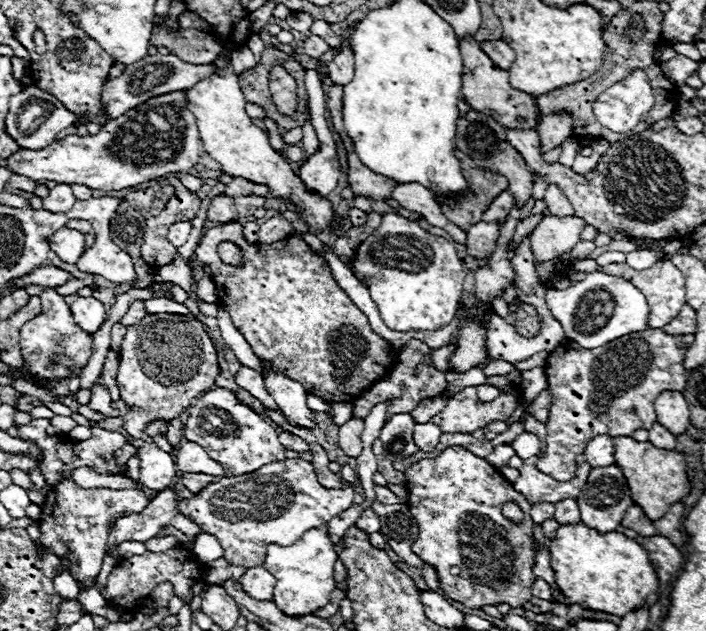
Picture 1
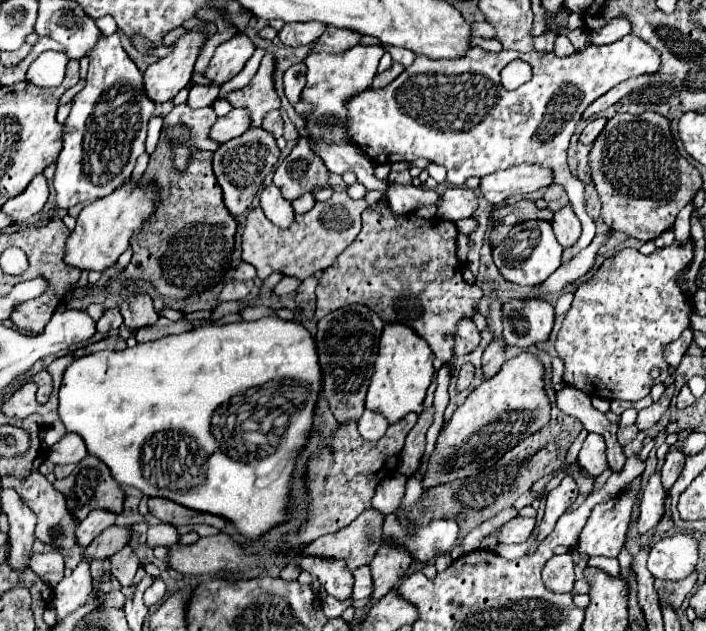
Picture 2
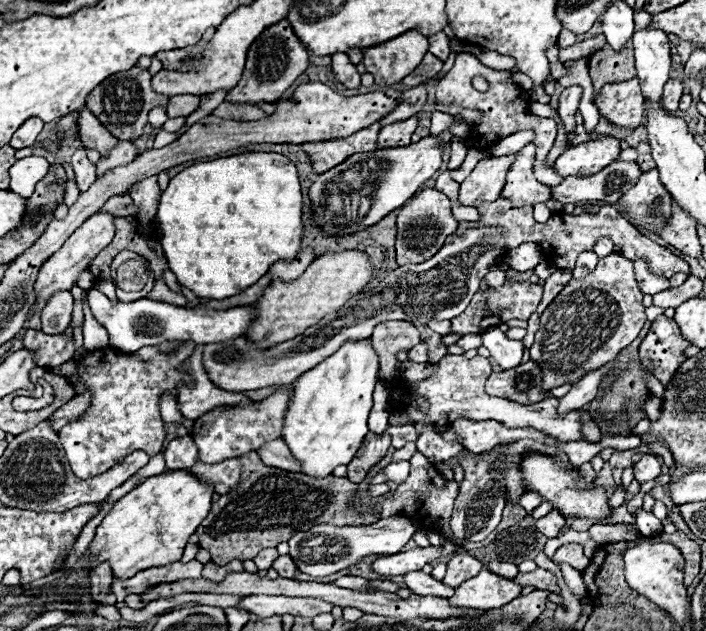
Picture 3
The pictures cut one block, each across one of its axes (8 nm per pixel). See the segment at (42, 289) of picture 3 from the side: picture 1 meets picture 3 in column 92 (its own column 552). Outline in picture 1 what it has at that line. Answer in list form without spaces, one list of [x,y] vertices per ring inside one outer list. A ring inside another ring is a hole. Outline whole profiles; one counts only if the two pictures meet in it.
[[[544,216],[530,236],[534,258],[546,262],[572,250],[580,242],[580,232],[584,226],[586,222],[578,216]]]

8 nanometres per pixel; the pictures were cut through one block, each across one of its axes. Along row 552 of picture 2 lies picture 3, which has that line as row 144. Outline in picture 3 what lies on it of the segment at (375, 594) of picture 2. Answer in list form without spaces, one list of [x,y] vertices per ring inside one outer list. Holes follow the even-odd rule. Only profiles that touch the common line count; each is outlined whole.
[[[412,116],[408,120],[384,126],[380,130],[380,134],[378,134],[376,148],[382,150],[382,148],[394,148],[394,146],[408,146],[410,144],[410,136],[416,130],[416,124],[418,124],[418,118]]]

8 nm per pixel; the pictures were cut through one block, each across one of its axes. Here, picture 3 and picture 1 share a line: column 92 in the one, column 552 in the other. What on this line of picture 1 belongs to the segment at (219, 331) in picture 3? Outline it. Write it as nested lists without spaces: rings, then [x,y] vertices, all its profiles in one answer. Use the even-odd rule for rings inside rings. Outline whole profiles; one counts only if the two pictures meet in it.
[[[590,272],[582,282],[576,282],[566,290],[548,288],[546,304],[554,318],[558,318],[566,338],[582,348],[598,348],[620,336],[646,330],[648,304],[644,294],[628,280],[602,272]]]

